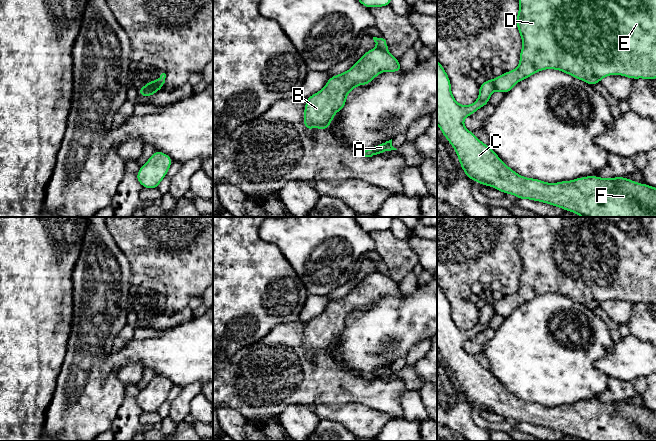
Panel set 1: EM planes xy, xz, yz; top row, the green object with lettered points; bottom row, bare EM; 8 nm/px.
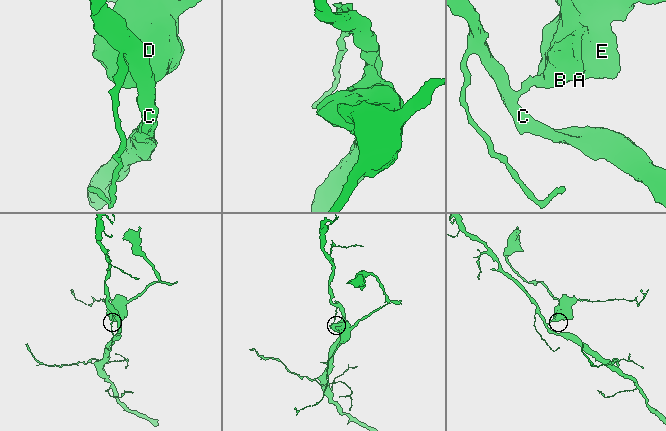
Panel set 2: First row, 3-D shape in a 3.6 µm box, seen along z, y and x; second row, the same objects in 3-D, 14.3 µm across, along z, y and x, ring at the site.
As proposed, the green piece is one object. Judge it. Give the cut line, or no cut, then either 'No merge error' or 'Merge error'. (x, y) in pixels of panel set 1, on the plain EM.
Split along xy (159, 303), (156, 309), (152, 311), (146, 310). Merge error

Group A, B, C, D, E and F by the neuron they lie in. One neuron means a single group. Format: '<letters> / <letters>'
A B D E / C F

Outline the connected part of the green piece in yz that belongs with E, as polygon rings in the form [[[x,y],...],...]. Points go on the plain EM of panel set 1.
[[[519,217],[518,226],[519,236],[516,241],[516,249],[523,267],[519,289],[516,293],[504,296],[493,303],[495,314],[507,318],[516,307],[545,293],[560,294],[591,310],[609,299],[621,299],[631,303],[656,303],[656,217]]]

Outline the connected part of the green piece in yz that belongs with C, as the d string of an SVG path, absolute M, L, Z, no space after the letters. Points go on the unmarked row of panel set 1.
M437 284L437 348L454 372L468 403L475 404L481 409L492 410L505 418L513 418L518 423L551 428L581 441L656 441L656 412L648 408L634 406L626 401L599 402L595 399L547 407L539 403L523 401L513 395L490 370L480 365L463 348L467 340L473 339L489 327L494 315L493 304L486 303L479 310L478 323L471 329L460 329L451 317L451 306L446 295Z

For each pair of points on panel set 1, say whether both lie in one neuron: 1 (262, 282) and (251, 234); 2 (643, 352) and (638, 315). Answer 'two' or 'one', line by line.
1: one
2: two

